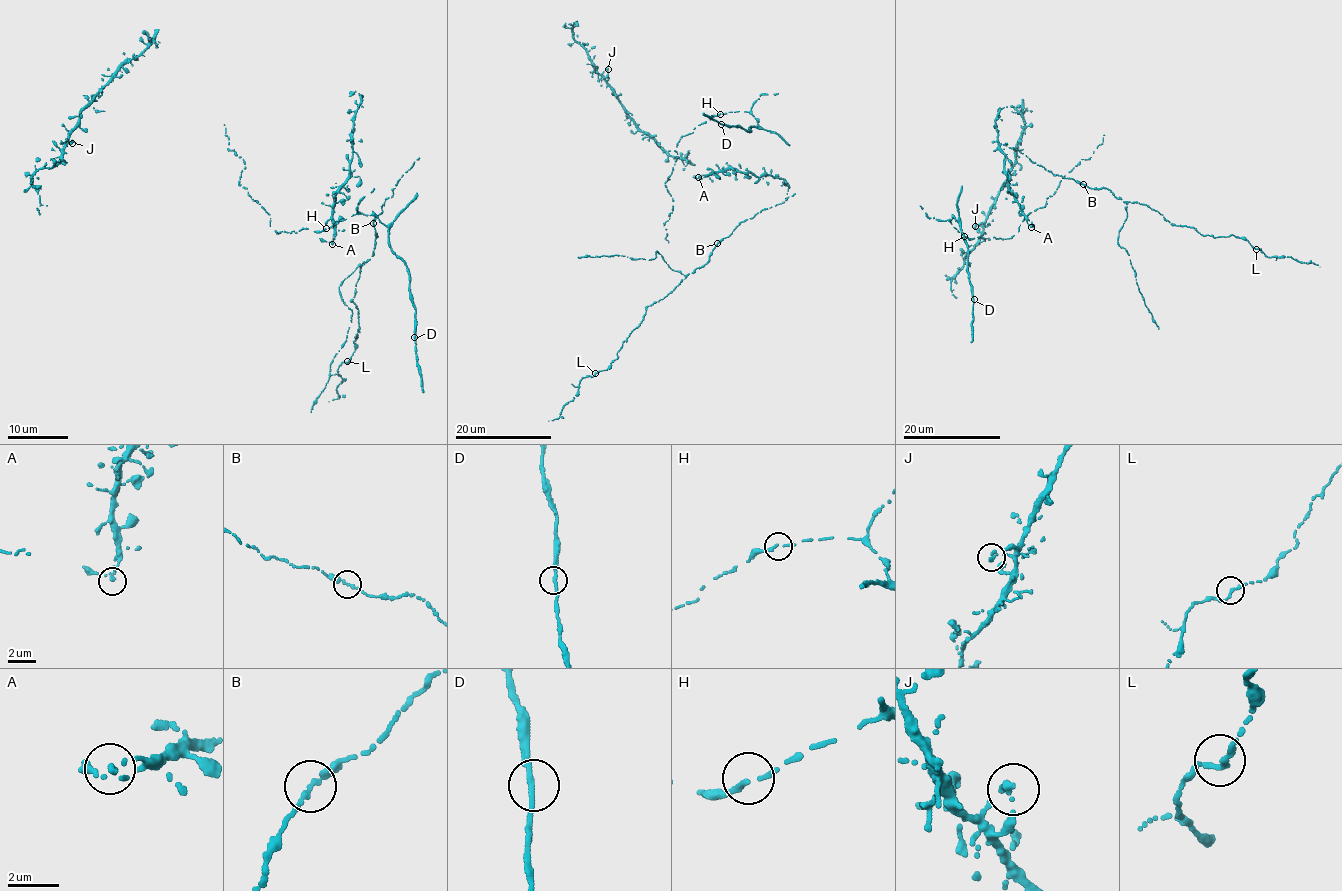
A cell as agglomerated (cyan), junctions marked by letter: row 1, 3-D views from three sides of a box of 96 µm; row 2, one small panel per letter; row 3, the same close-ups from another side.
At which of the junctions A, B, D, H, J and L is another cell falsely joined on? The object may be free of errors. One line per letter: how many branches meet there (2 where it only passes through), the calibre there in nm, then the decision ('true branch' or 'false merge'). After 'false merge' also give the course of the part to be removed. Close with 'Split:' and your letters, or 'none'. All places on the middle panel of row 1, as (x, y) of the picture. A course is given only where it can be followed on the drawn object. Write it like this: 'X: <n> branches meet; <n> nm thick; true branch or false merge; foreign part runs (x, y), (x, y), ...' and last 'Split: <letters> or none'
A: 2 branches meet; 160 nm thick; true branch
B: 2 branches meet; 240 nm thick; true branch
D: 2 branches meet; 240 nm thick; true branch
H: 2 branches meet; 200 nm thick; true branch
J: 2 branches meet; 180 nm thick; true branch
L: 2 branches meet; 200 nm thick; true branch
Split: none

